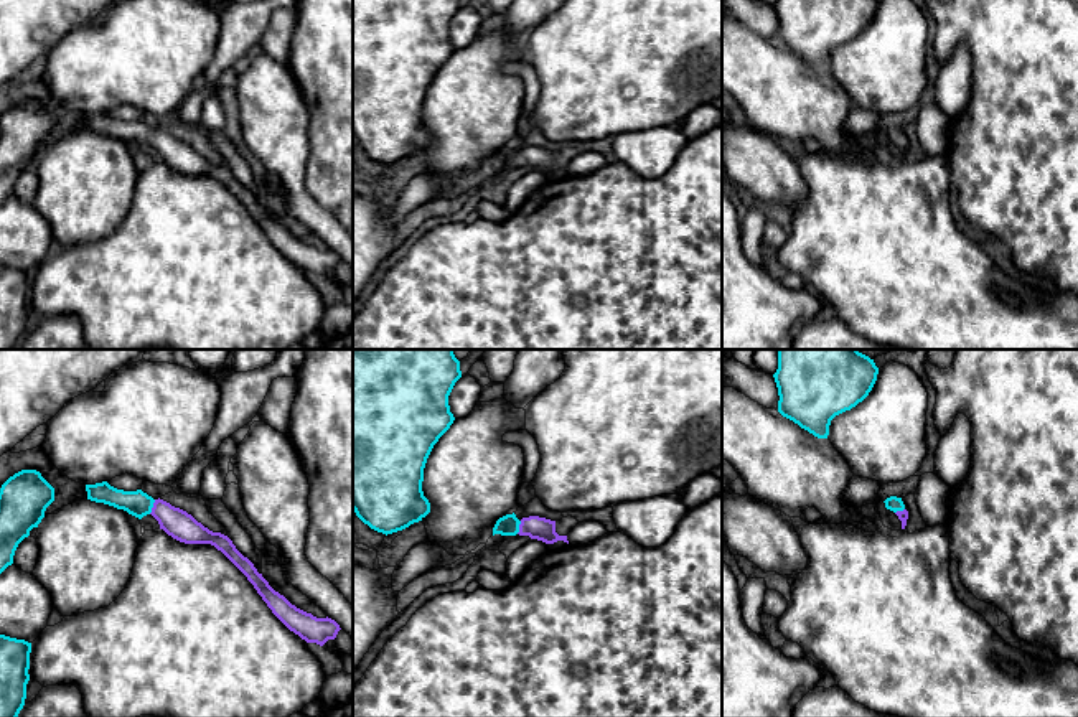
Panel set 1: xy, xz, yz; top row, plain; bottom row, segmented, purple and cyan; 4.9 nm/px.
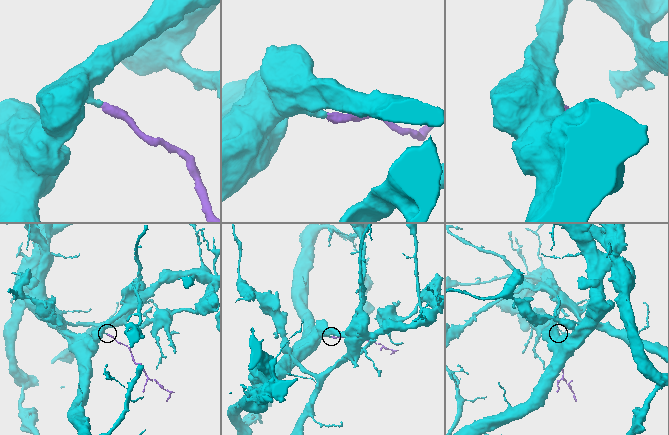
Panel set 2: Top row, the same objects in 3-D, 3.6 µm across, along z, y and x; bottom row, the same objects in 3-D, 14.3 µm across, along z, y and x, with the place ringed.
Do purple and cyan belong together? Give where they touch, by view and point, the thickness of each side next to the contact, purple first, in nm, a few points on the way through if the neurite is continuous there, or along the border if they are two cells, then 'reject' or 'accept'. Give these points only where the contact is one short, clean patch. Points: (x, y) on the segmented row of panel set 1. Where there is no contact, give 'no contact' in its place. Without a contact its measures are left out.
contact xy (154, 506); calibres 140 and 130 nm; way xy (177, 523), (154, 506), (137, 503); accept

